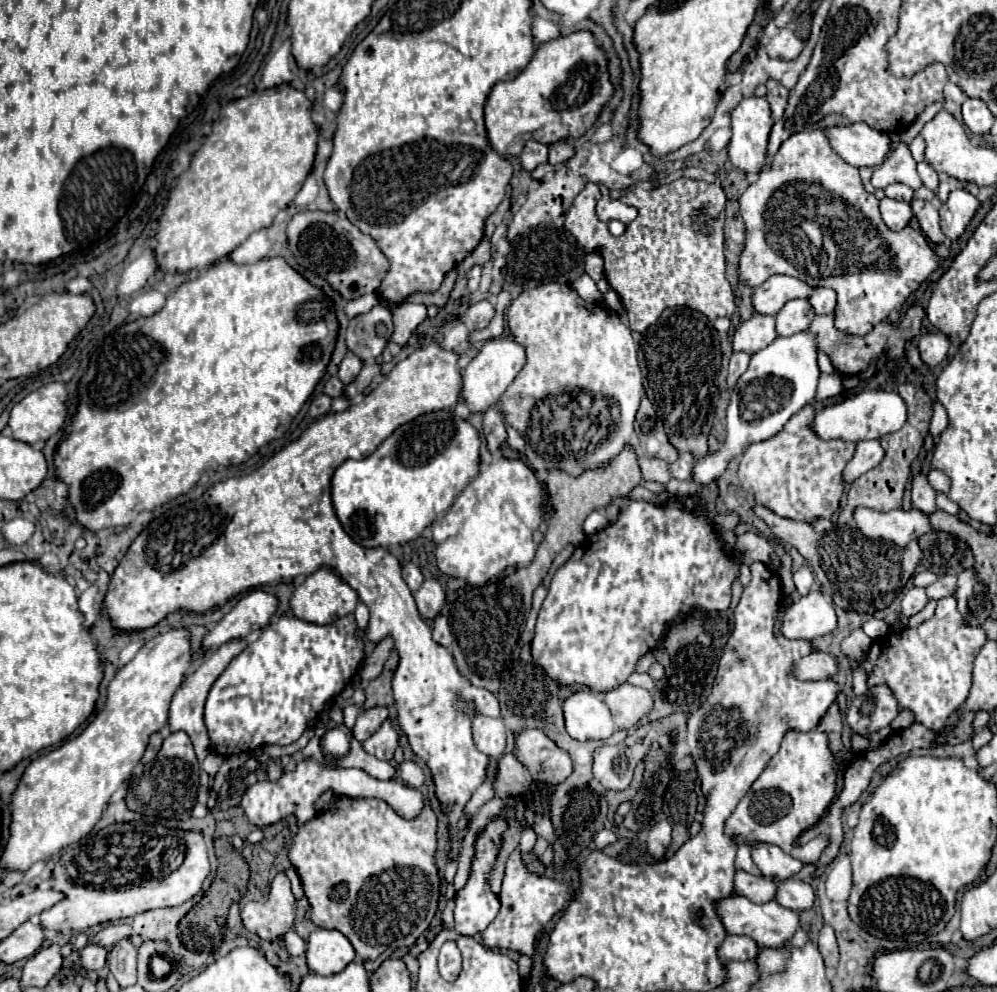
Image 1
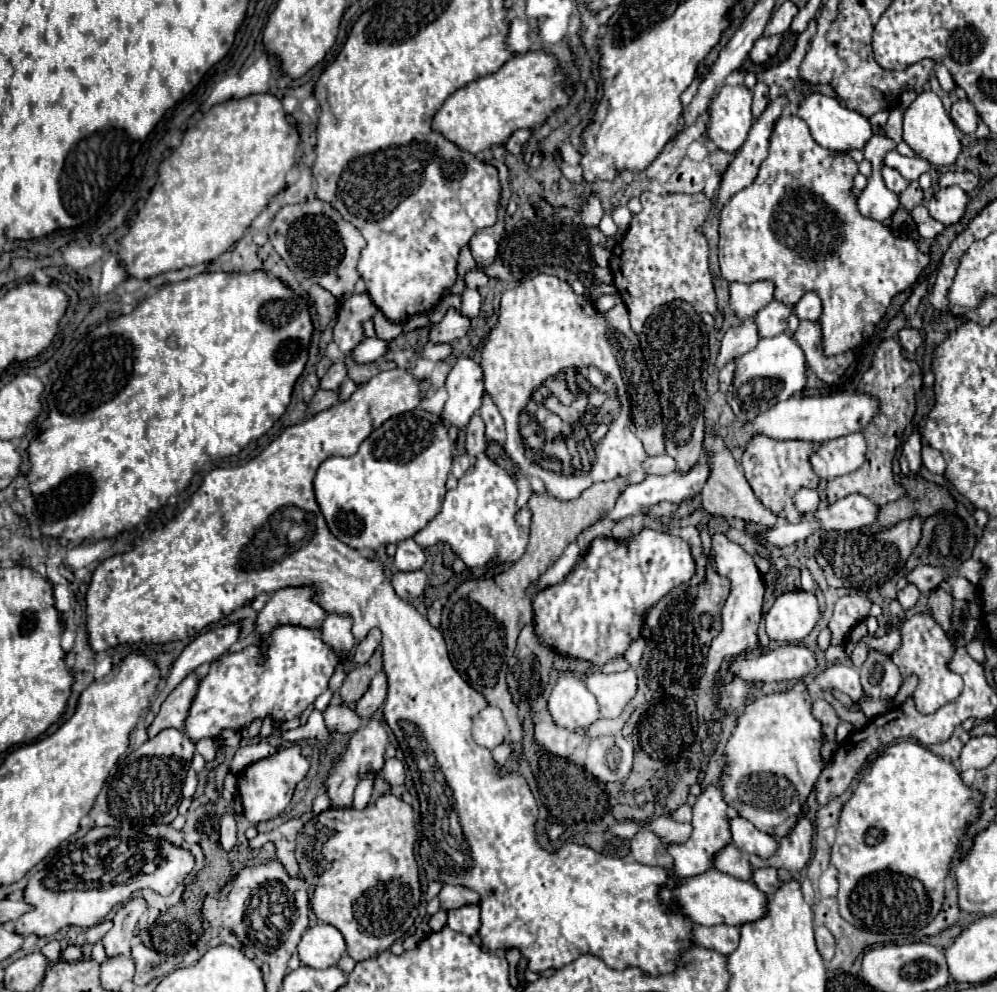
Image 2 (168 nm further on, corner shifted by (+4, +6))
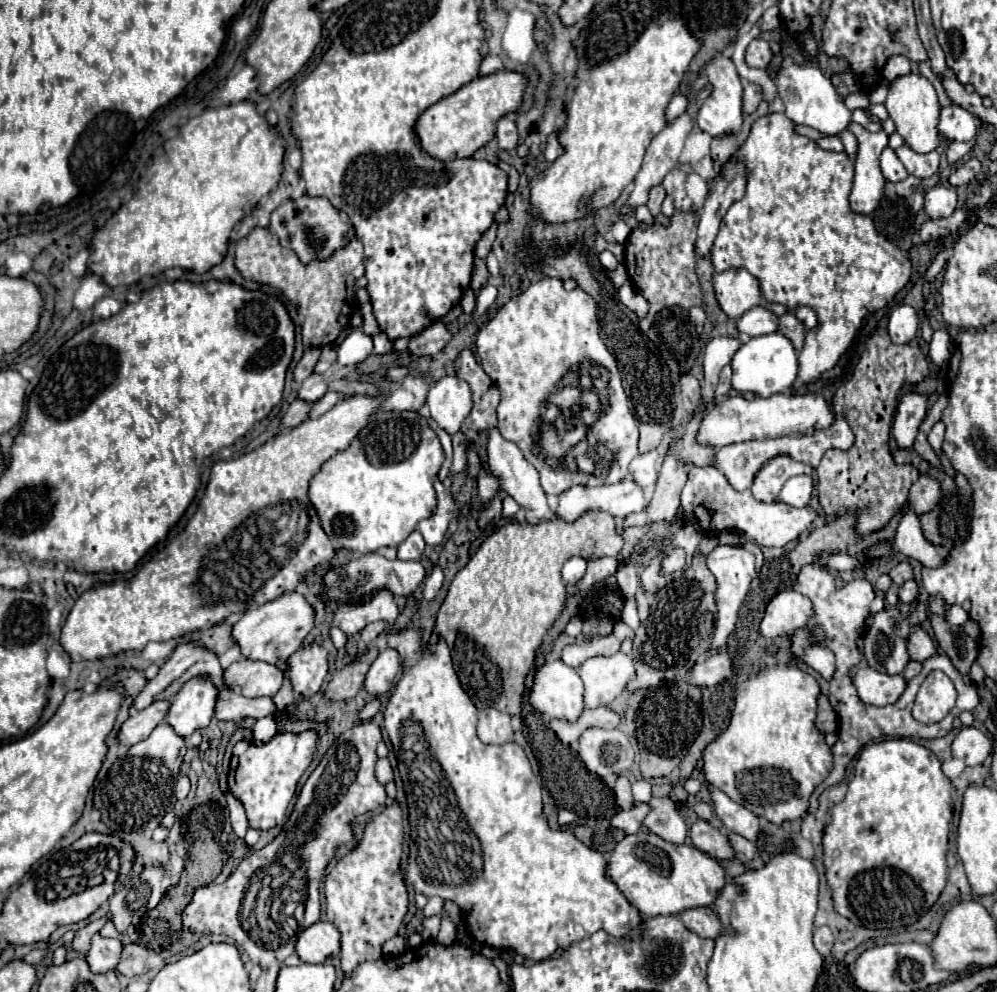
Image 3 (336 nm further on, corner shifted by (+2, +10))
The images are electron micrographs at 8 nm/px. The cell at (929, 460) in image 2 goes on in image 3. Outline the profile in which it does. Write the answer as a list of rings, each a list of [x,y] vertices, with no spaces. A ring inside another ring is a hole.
[[[938,421],[934,427],[932,427],[932,431],[930,431],[930,435],[928,435],[928,443],[930,443],[930,447],[936,451],[936,455],[942,455],[942,443],[944,443],[944,423],[942,421]]]

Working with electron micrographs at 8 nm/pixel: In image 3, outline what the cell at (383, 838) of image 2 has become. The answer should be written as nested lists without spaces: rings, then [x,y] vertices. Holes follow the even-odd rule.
[[[398,801],[374,815],[356,847],[338,859],[326,875],[326,917],[342,933],[342,971],[348,975],[362,961],[382,957],[382,945],[392,939],[408,913],[408,891],[400,873],[404,845],[404,821]]]

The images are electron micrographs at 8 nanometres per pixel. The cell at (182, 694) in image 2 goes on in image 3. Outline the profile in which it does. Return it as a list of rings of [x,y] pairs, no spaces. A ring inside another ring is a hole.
[[[156,701],[148,709],[142,711],[132,711],[128,721],[122,725],[118,737],[124,745],[134,745],[142,739],[146,739],[154,727],[166,719],[170,709],[170,701]]]

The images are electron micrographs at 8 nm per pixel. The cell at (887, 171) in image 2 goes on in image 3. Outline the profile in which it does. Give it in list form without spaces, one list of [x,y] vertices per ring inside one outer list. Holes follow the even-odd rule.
[[[890,147],[884,149],[884,153],[880,157],[880,167],[882,167],[882,175],[890,183],[898,183],[898,181],[904,181],[908,177],[906,167],[902,165],[902,161],[896,157],[896,153]]]

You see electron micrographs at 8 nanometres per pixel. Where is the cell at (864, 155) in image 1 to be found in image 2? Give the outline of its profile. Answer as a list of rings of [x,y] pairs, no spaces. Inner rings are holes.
[[[810,93],[806,99],[798,105],[796,115],[804,119],[810,127],[810,133],[814,141],[830,151],[850,151],[850,149],[862,149],[866,141],[872,137],[872,127],[866,117],[862,117],[858,111],[846,109],[838,99],[822,95],[822,93]]]

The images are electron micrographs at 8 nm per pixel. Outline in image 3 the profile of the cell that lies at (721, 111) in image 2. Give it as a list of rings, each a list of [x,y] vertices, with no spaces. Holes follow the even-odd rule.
[[[718,55],[710,61],[710,65],[706,67],[704,73],[700,73],[700,77],[694,81],[694,93],[700,91],[706,83],[710,83],[714,87],[712,95],[706,99],[706,103],[700,107],[698,115],[696,115],[696,123],[700,125],[702,131],[710,133],[712,137],[728,137],[728,135],[738,135],[742,131],[742,115],[744,115],[744,109],[742,109],[742,93],[744,93],[744,87],[742,87],[742,81],[734,69],[734,63],[732,59],[724,57],[724,55]]]

